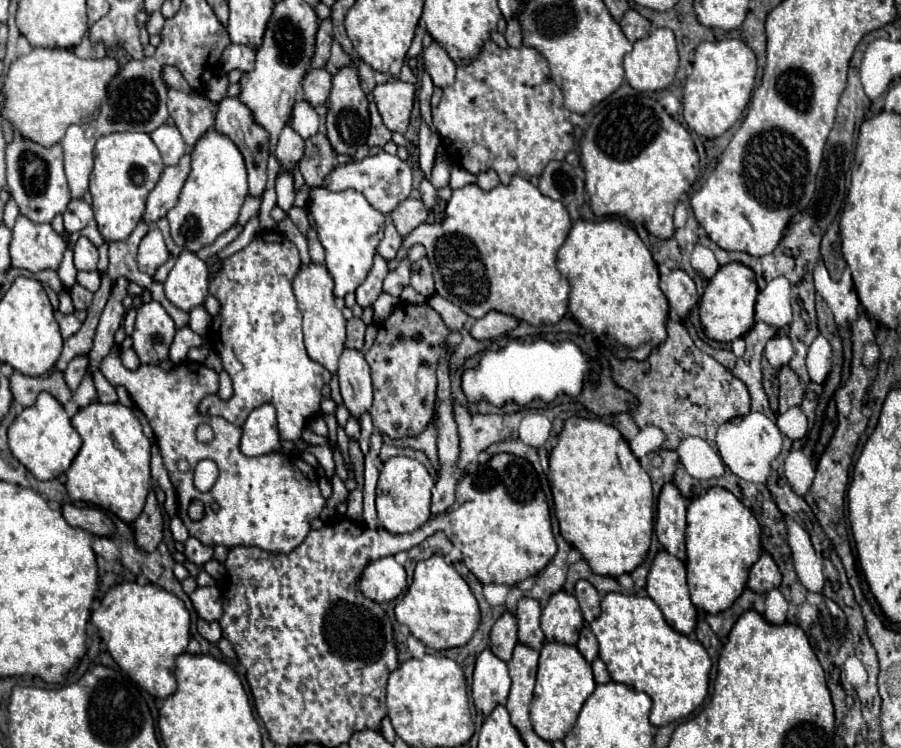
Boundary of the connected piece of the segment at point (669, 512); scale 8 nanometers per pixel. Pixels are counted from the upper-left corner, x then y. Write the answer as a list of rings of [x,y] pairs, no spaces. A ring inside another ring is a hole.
[[[664,484],[658,496],[658,518],[656,518],[656,536],[662,546],[676,558],[686,558],[685,532],[687,500],[682,498],[680,490],[674,484]]]

